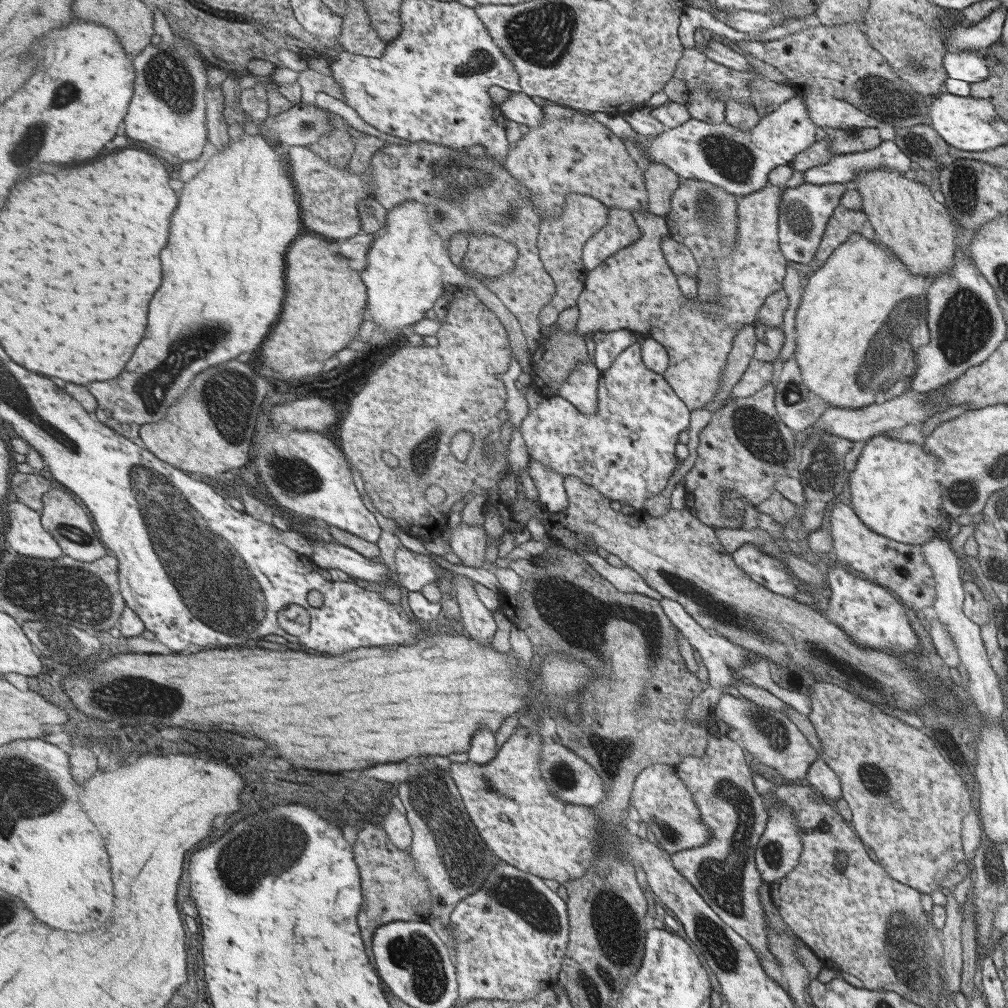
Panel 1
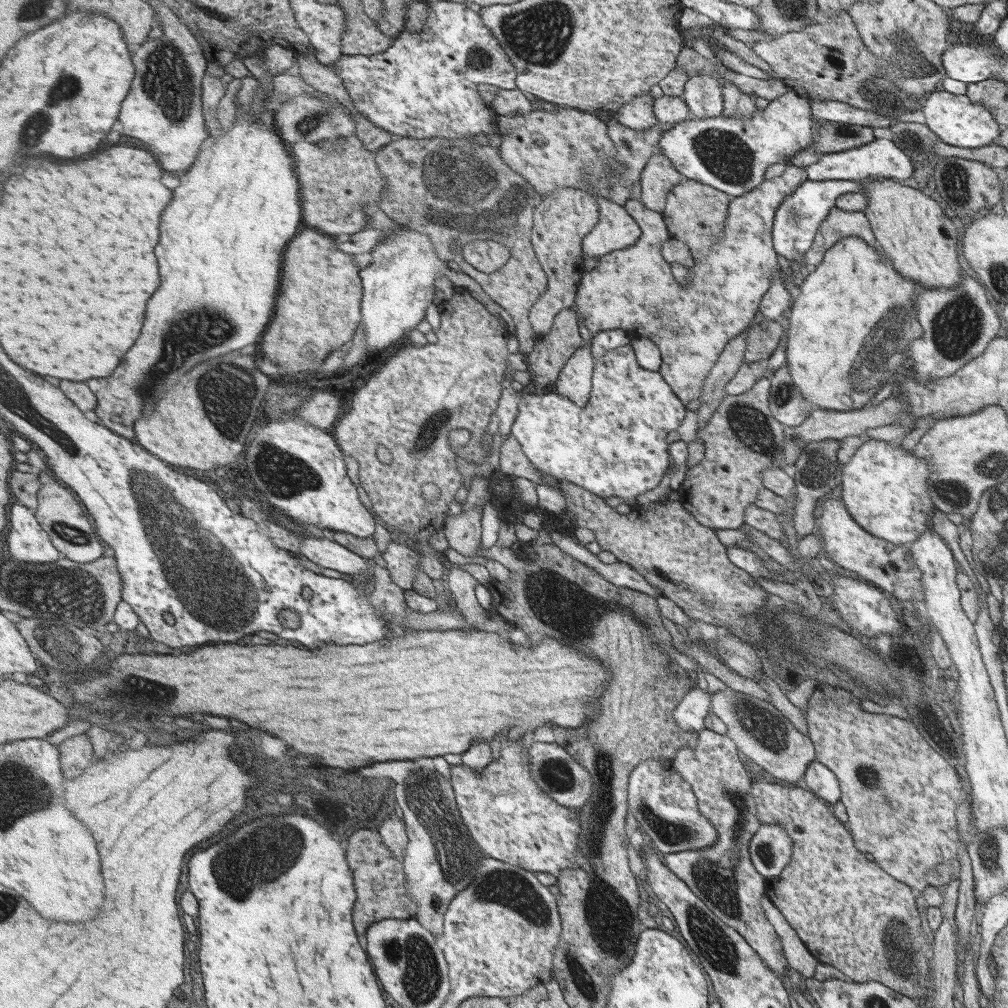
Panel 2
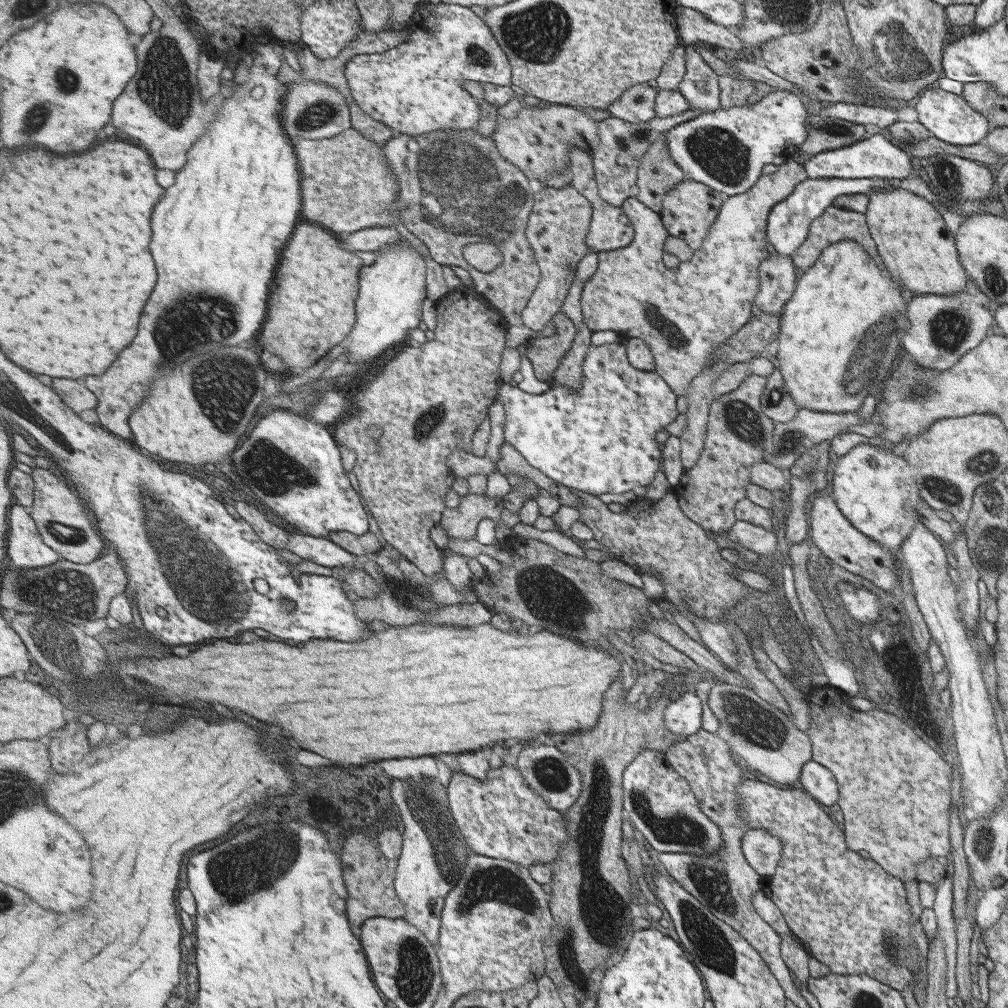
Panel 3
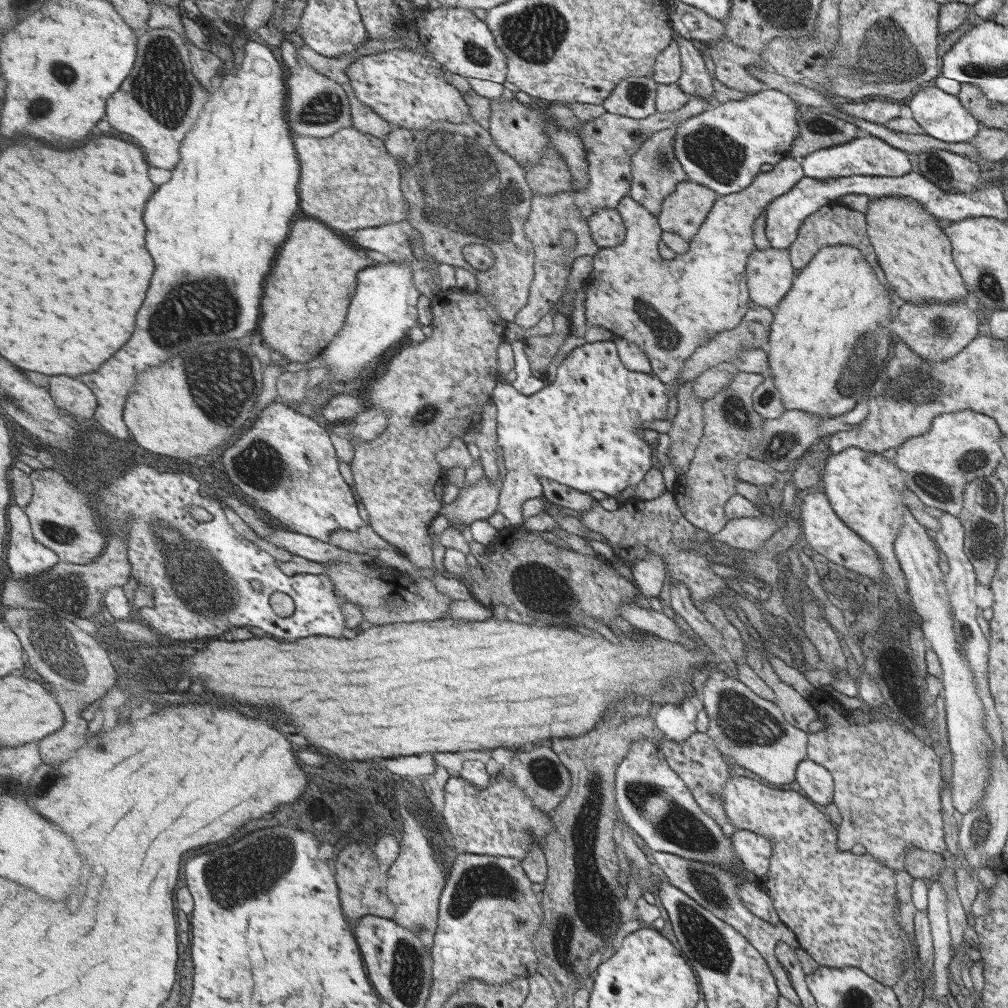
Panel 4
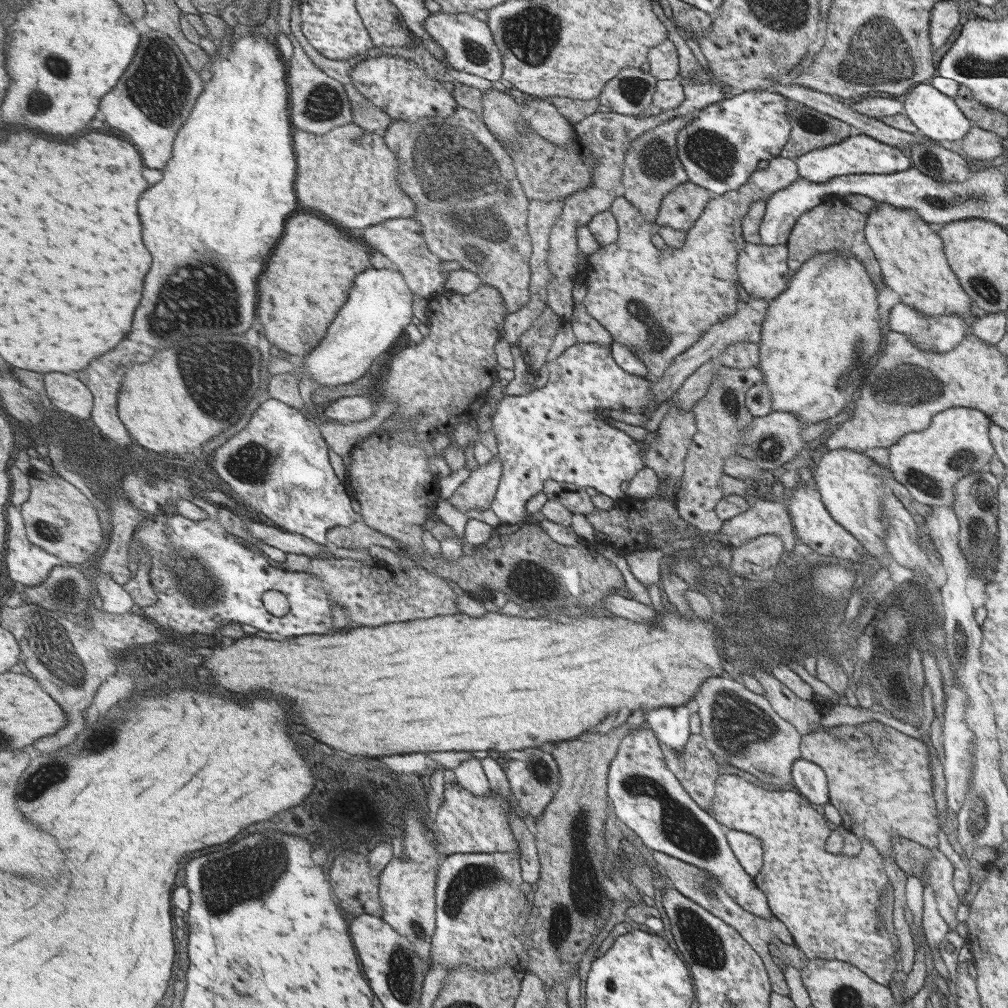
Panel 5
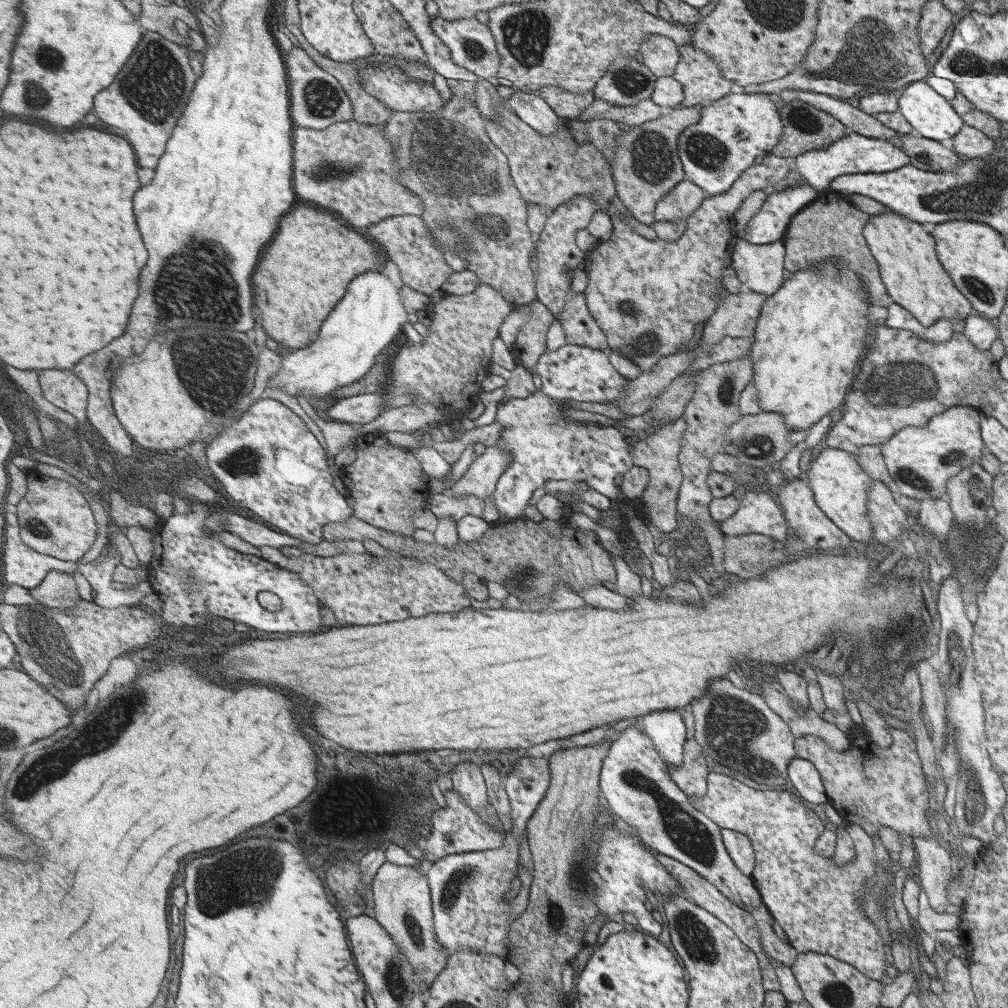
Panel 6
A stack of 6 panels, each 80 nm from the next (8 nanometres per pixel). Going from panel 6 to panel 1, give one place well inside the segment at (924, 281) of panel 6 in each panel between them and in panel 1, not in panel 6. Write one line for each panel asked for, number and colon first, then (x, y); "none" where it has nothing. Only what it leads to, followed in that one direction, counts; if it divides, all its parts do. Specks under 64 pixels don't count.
1: (905, 217)
2: (917, 237)
3: (910, 236)
4: (916, 257)
5: (911, 257)

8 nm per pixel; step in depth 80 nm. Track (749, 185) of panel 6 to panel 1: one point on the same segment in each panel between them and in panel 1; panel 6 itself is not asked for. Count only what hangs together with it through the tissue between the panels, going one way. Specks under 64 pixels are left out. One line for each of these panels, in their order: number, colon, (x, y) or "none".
1: (635, 289)
2: (633, 288)
3: (684, 314)
4: (668, 308)
5: (658, 302)

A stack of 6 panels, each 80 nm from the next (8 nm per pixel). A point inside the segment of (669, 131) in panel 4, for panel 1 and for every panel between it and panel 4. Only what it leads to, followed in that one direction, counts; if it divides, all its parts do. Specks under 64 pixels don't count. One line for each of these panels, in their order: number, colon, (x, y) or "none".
1: (661, 182)
2: (658, 177)
3: (656, 173)

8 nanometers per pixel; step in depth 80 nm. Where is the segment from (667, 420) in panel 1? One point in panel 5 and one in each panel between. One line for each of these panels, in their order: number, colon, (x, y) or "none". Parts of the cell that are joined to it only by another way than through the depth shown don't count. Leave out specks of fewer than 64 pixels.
2: (616, 445)
3: (599, 438)
4: (582, 431)
5: (539, 438)

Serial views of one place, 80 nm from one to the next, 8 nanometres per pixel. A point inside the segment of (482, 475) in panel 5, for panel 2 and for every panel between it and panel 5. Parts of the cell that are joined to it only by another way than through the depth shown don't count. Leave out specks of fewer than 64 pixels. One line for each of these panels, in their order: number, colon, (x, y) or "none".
2: (464, 532)
3: (462, 522)
4: (476, 502)

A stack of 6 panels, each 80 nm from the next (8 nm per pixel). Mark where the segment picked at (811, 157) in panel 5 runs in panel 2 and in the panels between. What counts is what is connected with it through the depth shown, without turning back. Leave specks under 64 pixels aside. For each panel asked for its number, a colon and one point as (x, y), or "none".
2: (882, 158)
3: (875, 157)
4: (868, 156)

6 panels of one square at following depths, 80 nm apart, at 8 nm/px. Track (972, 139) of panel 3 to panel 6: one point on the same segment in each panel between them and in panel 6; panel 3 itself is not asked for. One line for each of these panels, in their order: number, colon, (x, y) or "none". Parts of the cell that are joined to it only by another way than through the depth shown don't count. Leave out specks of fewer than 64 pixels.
4: (940, 115)
5: (938, 117)
6: (931, 115)

